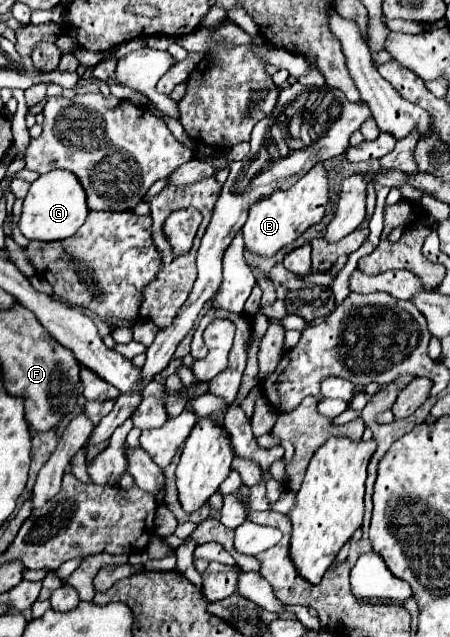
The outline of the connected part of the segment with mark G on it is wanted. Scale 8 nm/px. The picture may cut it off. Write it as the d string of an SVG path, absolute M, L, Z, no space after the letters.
M56 169L46 175L40 175L32 185L28 195L24 197L24 209L20 217L20 231L28 239L40 241L56 241L70 237L80 229L86 221L88 205L86 205L86 191L78 177L72 171Z

